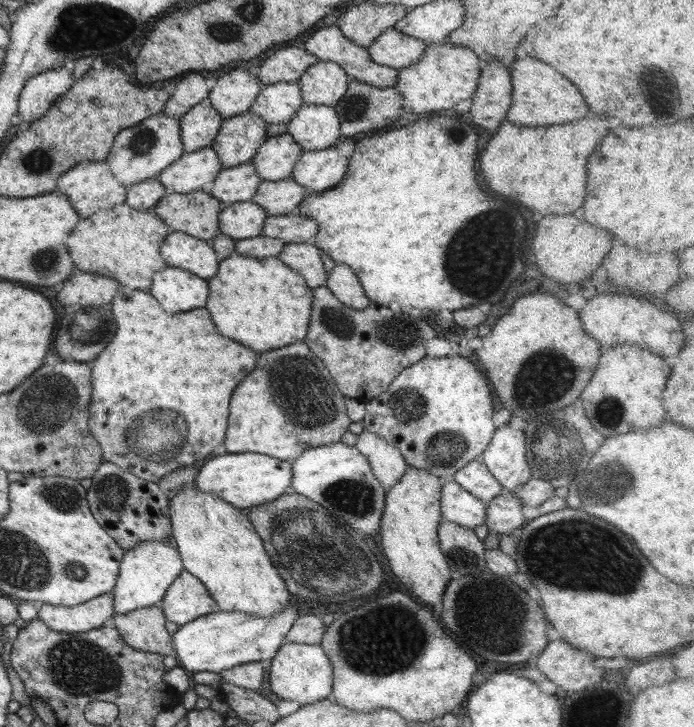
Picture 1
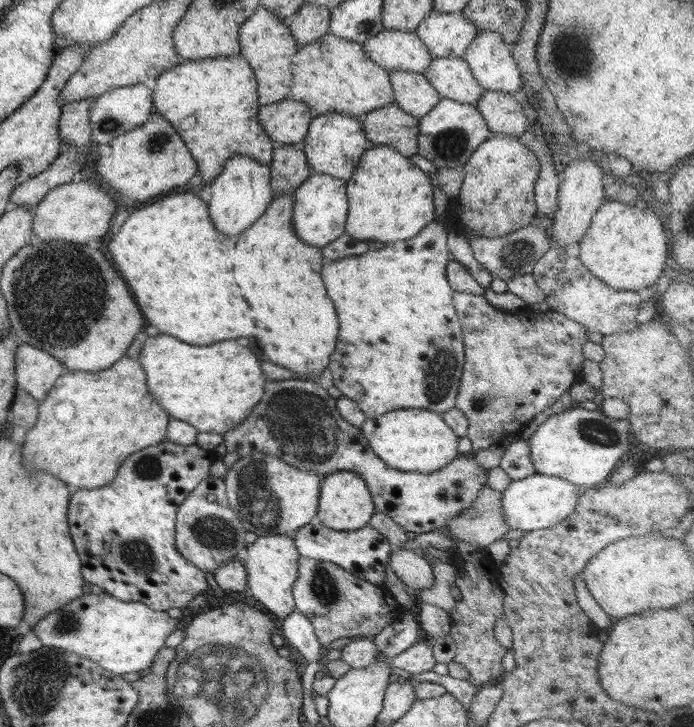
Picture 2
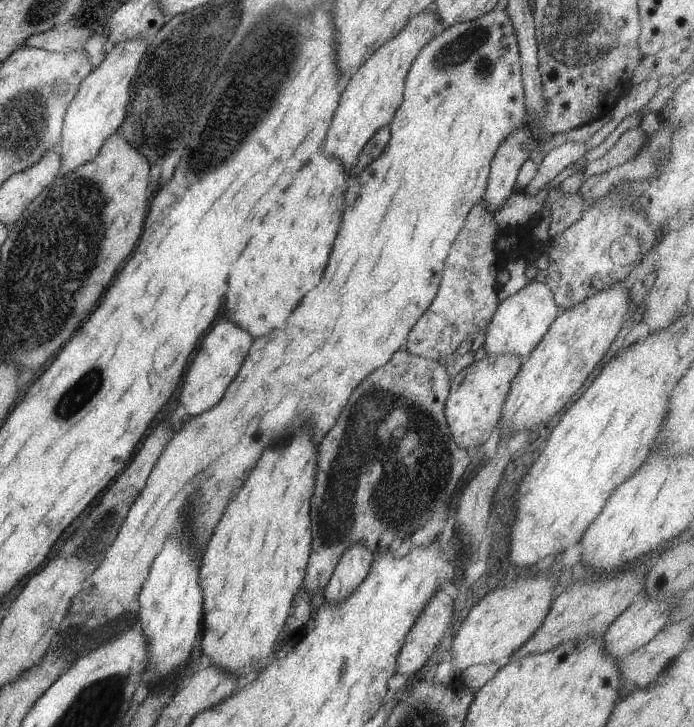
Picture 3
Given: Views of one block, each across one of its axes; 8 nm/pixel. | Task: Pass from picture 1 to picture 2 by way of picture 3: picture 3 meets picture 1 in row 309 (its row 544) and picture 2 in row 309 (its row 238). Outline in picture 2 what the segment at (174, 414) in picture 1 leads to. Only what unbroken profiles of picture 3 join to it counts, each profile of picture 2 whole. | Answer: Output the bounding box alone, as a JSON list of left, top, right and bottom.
[324,221,465,418]

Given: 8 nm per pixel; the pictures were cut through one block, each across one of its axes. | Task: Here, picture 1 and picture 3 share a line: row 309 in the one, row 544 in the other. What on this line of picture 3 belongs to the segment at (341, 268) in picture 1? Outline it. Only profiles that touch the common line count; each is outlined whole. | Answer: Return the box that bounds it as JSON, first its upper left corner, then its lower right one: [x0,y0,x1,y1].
[324,544,374,604]

